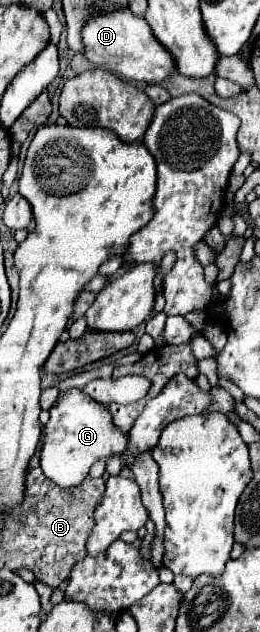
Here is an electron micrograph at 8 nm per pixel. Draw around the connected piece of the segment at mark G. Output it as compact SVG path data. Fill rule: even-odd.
M70 389L58 395L58 401L50 409L50 421L44 427L44 447L40 467L44 475L60 487L76 487L80 485L92 463L98 459L106 461L112 455L122 455L128 443L128 435L120 435L112 427L112 415L108 415L106 407L100 407L88 399L80 389Z

